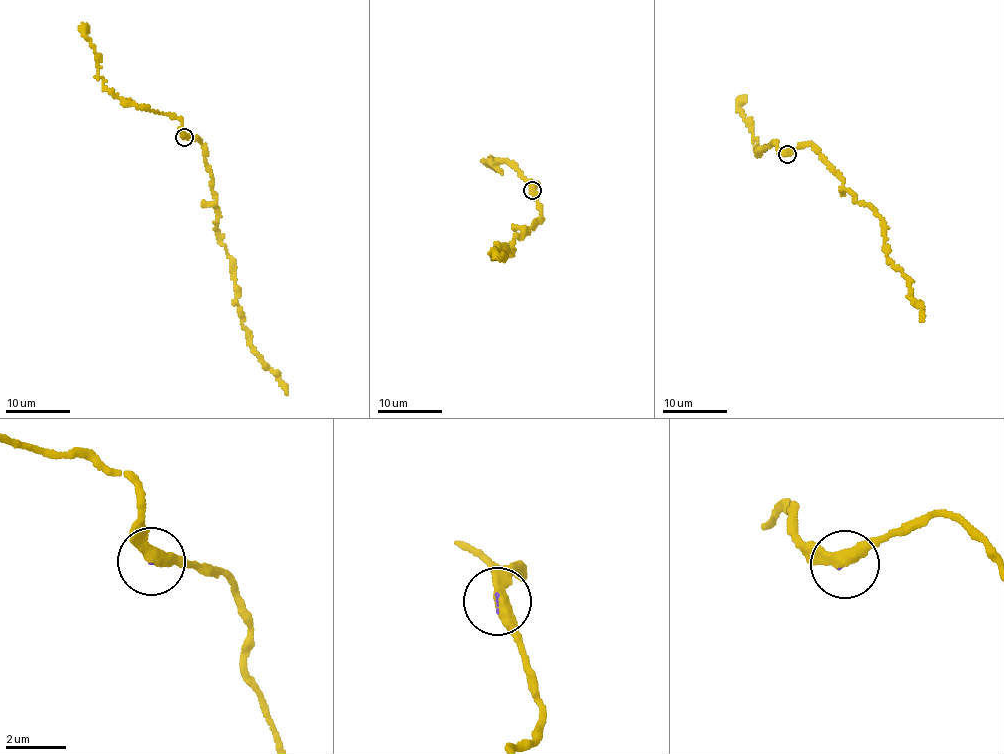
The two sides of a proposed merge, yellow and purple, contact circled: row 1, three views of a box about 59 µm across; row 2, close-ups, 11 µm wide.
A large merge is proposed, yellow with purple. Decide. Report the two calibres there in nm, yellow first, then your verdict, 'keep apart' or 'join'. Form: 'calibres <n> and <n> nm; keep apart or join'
calibres 360 and 70 nm; join

